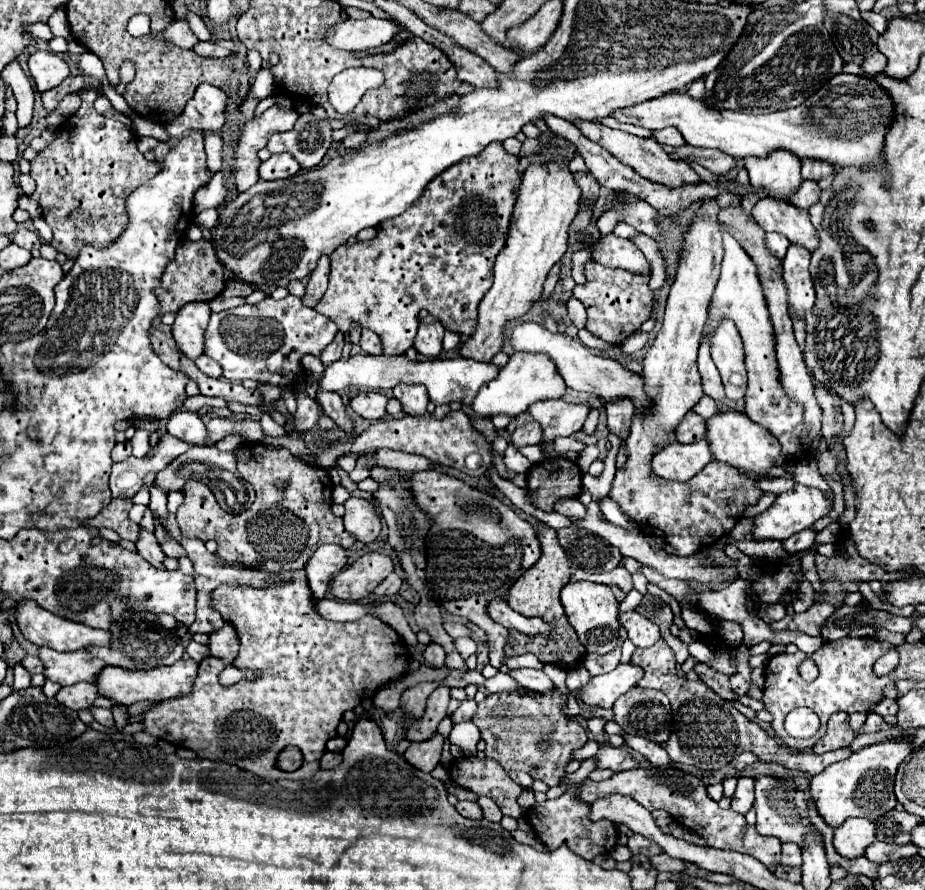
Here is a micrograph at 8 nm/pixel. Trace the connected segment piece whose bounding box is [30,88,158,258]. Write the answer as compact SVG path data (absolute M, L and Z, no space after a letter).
M86 88L82 92L82 106L68 120L68 126L62 128L56 140L40 150L38 156L30 162L30 176L36 180L36 190L34 194L30 194L30 200L34 200L42 208L42 218L54 232L50 244L58 252L64 252L68 258L76 258L84 244L104 248L112 240L116 240L128 224L128 214L124 208L126 198L158 172L158 162L150 162L138 152L136 136L132 134L132 130L128 132L128 126L122 120L102 116L92 108L96 96L96 90Z

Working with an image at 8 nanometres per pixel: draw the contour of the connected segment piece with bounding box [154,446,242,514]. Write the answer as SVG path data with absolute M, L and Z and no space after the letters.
M192 446L188 452L172 460L160 474L156 474L154 486L162 488L164 492L172 492L172 490L182 490L188 480L200 480L216 494L218 504L226 512L238 514L240 510L236 510L236 506L242 508L242 504L232 506L228 504L232 500L226 500L226 496L220 494L220 474L218 474L220 470L228 470L236 474L236 458L232 452L220 452L218 448Z

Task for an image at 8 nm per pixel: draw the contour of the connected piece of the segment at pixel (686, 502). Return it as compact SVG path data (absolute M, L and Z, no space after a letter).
M704 202L684 234L684 254L680 258L676 280L670 288L662 326L642 360L644 392L654 404L644 408L644 412L634 412L632 428L624 440L628 458L624 468L616 470L610 492L610 498L620 504L622 512L638 522L644 534L658 536L666 544L672 544L676 556L694 556L720 536L730 534L744 510L756 504L764 494L756 486L756 480L718 460L710 462L686 482L664 480L652 472L652 456L656 450L670 444L670 436L676 432L676 426L704 396L696 356L724 254L722 236L716 224L718 210L716 202Z

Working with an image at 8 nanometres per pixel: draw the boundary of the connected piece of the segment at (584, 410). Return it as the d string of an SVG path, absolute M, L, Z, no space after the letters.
M544 400L534 402L528 412L534 420L540 422L544 430L544 442L550 442L558 436L570 436L572 432L580 430L590 412L590 404L566 404L564 400Z

